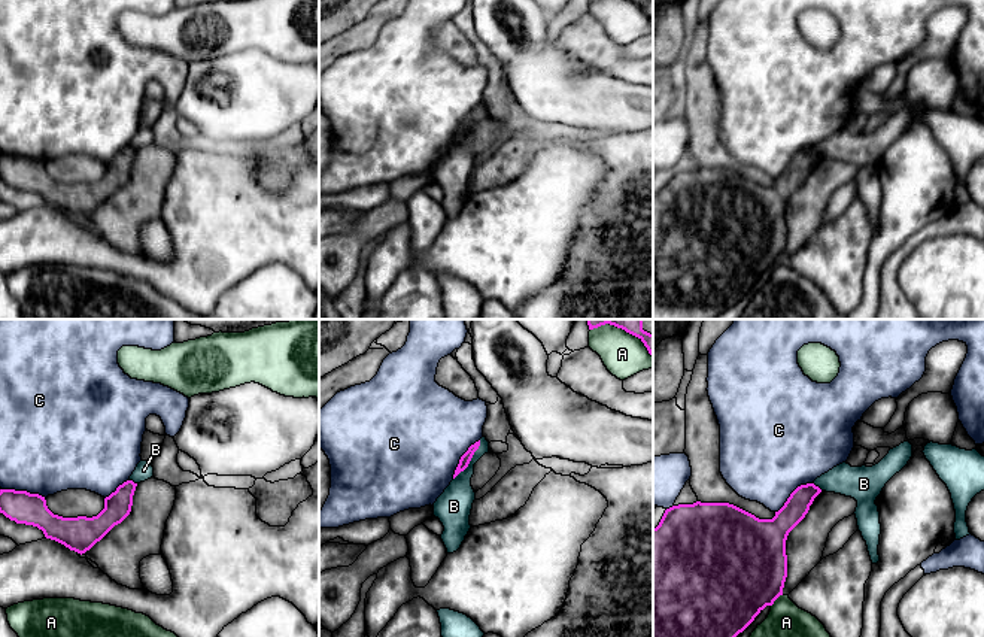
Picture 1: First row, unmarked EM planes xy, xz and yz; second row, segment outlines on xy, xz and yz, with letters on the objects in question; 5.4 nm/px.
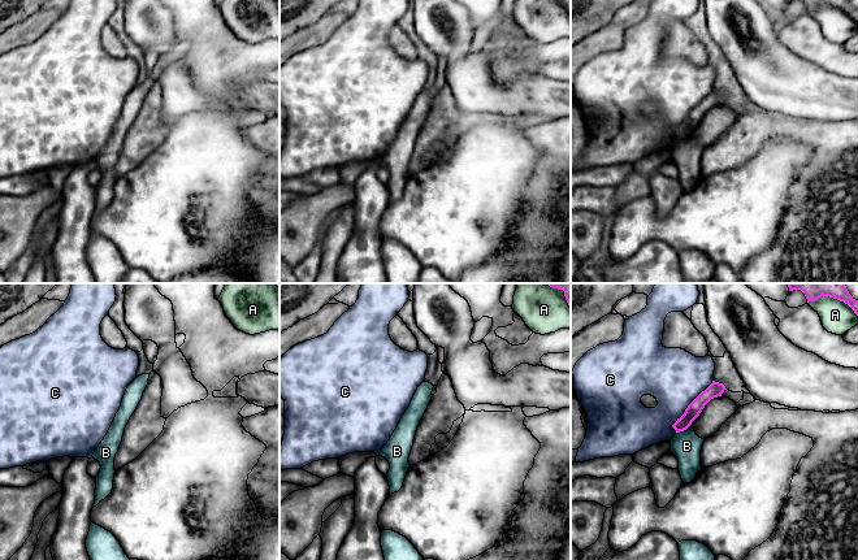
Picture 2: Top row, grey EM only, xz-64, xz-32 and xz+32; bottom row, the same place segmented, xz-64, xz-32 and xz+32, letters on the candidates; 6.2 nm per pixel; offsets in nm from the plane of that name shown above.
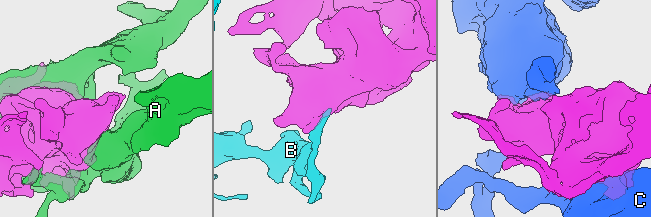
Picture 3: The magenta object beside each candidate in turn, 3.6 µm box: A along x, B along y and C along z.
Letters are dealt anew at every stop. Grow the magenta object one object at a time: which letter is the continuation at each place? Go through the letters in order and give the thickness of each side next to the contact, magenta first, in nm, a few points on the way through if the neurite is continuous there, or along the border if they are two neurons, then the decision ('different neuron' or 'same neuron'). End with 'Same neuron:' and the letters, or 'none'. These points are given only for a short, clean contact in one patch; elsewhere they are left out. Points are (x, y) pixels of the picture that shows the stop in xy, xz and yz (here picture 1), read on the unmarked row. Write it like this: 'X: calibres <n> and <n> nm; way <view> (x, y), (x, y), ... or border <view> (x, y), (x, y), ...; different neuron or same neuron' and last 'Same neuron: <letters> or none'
A: calibres 500 and 380 nm; different neuron
B: calibres 60 and 180 nm; border xz (480, 106), (470, 129), (453, 145); different neuron
C: calibres 170 and 480 nm; different neuron
Same neuron: none

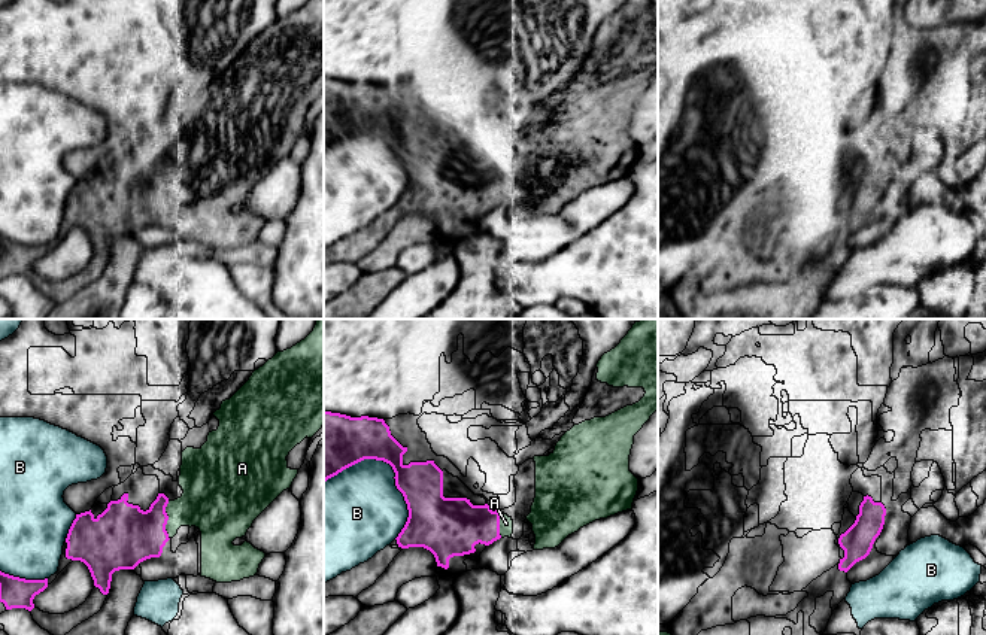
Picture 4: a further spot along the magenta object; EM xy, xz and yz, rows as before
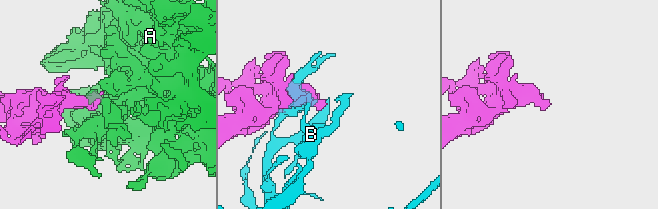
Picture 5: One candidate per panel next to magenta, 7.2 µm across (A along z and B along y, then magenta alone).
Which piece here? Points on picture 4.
A: calibres 340 and 300 nm; same neuron
B: calibres 260 and 400 nm; different neuron
Same neuron: A

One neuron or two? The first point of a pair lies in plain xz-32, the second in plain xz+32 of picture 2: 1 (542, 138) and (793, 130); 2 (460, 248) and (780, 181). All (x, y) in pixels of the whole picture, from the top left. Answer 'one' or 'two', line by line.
1: one
2: one

